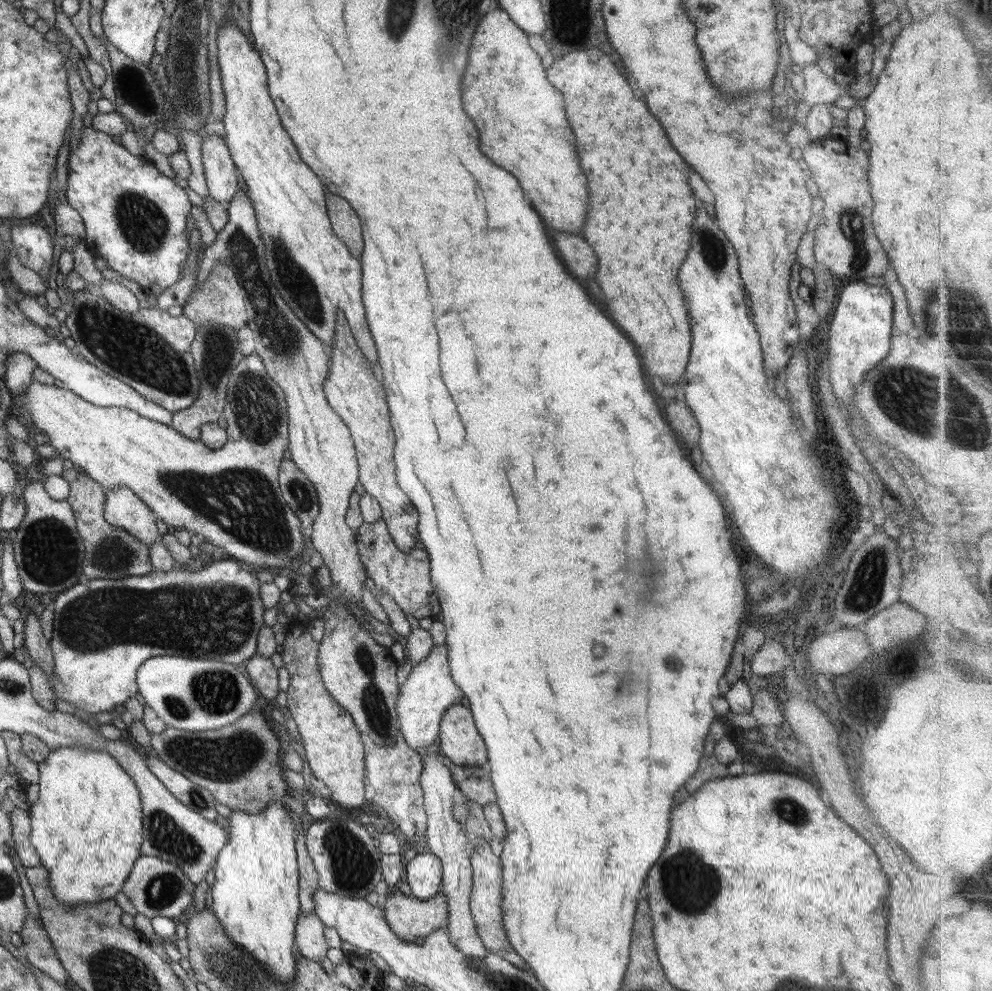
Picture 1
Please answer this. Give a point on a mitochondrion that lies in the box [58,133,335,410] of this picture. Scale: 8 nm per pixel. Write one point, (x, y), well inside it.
(128, 347)

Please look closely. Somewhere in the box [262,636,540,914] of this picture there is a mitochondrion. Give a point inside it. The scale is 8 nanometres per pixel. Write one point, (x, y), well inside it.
(352, 865)

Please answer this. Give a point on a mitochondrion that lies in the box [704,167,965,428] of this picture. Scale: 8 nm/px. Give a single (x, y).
(851, 224)

